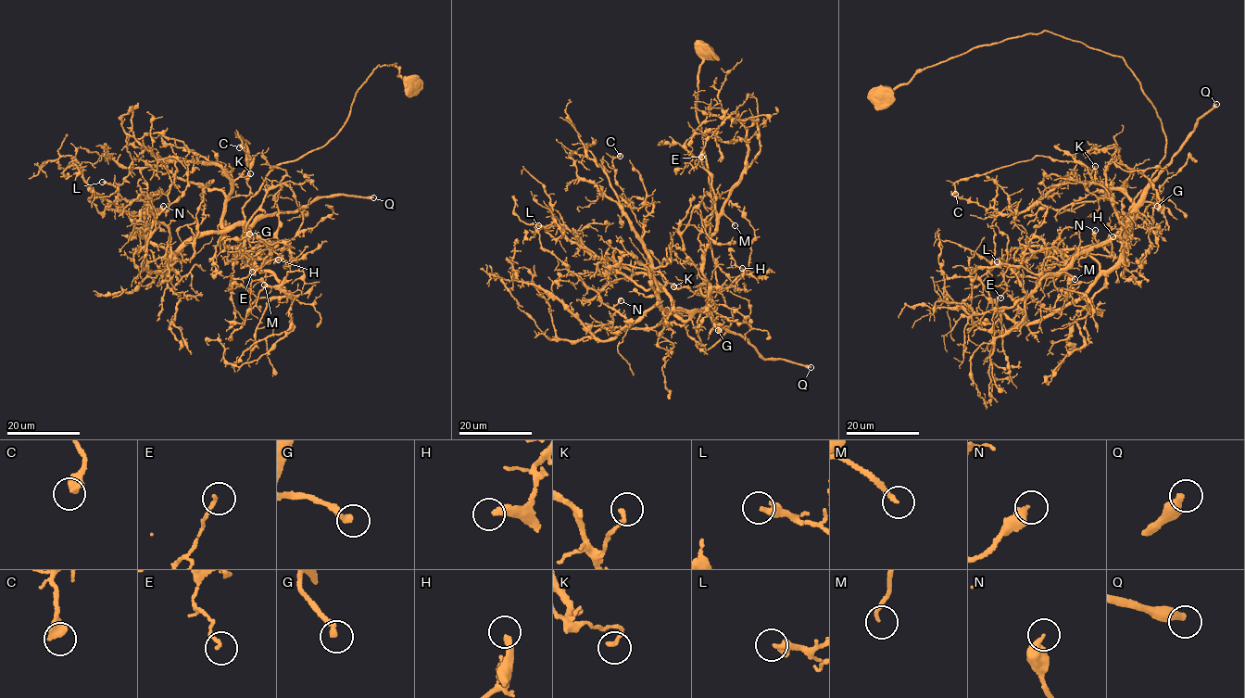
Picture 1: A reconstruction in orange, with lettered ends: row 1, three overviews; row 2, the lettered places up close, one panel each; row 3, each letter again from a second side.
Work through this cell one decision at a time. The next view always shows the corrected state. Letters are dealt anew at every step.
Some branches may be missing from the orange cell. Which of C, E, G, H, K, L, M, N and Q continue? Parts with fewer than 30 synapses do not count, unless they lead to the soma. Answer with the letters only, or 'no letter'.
G, M, Q

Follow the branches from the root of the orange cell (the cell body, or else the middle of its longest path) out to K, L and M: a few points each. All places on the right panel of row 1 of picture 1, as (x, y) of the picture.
K: (882, 95), (1007, 39), (1080, 41), (1122, 57), (1166, 142), (1136, 215), (1095, 166)
L: (882, 95), (1045, 31), (1121, 57), (1138, 79), (1166, 148), (1117, 261), (997, 261)
M: (882, 95), (975, 47), (1045, 31), (1122, 57), (1160, 120), (1165, 154), (1122, 228), (1060, 272), (1075, 279)

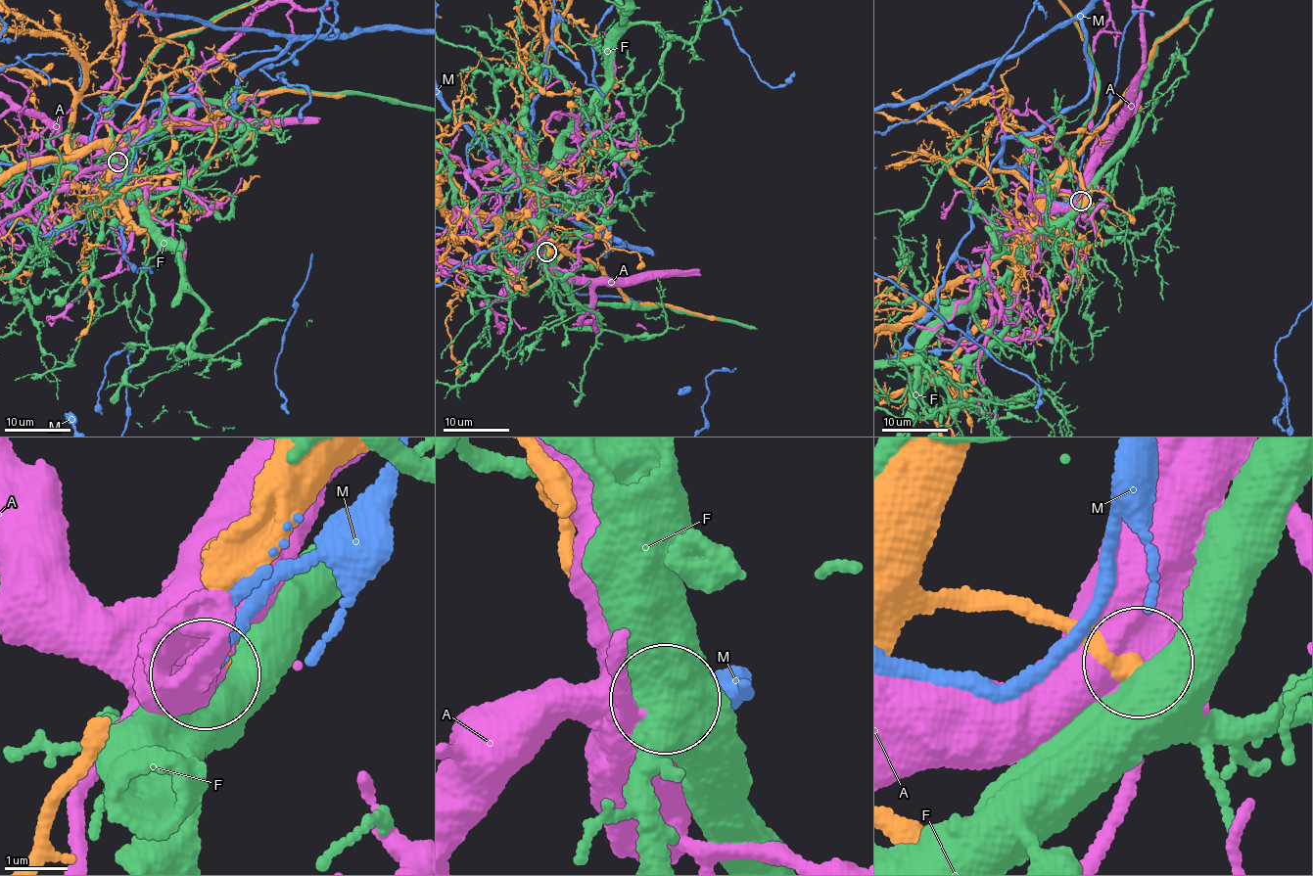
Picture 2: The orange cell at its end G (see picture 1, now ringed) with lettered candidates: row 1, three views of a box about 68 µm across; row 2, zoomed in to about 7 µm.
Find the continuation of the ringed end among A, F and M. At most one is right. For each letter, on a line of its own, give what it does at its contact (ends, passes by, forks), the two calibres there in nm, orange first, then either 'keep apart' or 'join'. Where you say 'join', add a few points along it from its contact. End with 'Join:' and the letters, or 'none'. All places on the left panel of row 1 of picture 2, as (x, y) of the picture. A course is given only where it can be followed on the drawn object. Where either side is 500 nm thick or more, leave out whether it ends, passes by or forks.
A: calibres 300 and 850 nm; keep apart
F: calibres 240 and 750 nm; keep apart
M: it passes by; calibres 300 and 200 nm; keep apart
Join: none

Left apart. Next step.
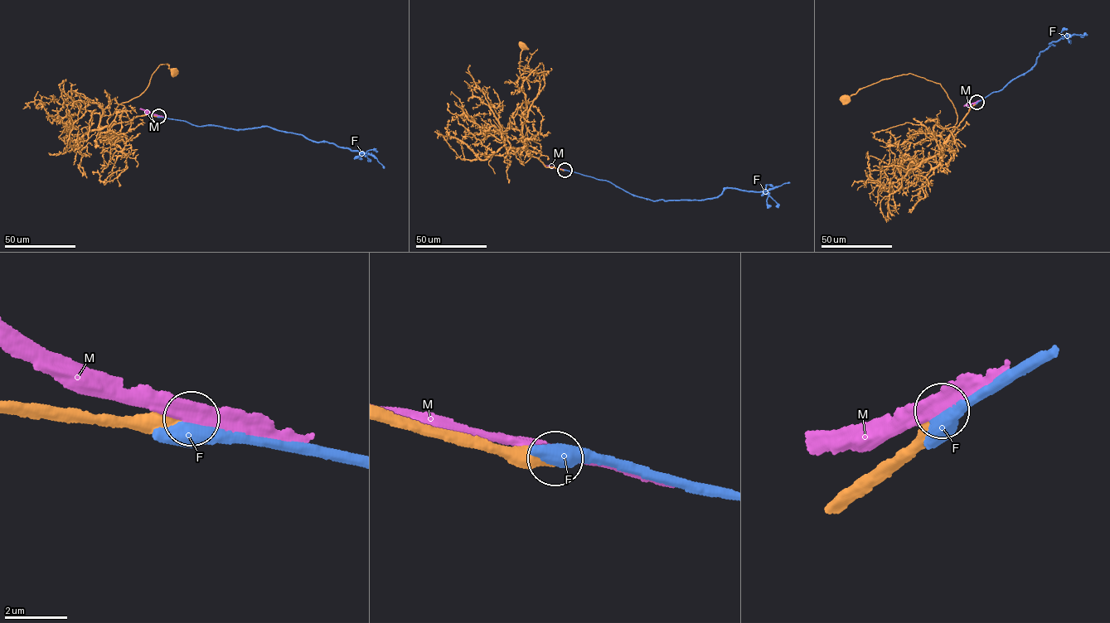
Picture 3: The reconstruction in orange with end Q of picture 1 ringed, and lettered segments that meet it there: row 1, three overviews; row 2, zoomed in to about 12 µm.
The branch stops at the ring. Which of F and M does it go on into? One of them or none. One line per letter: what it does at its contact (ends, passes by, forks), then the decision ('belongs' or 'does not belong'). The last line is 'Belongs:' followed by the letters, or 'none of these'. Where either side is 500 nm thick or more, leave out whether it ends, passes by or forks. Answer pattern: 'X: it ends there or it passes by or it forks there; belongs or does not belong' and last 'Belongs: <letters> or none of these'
F: does not belong
M: does not belong
Belongs: none of these

